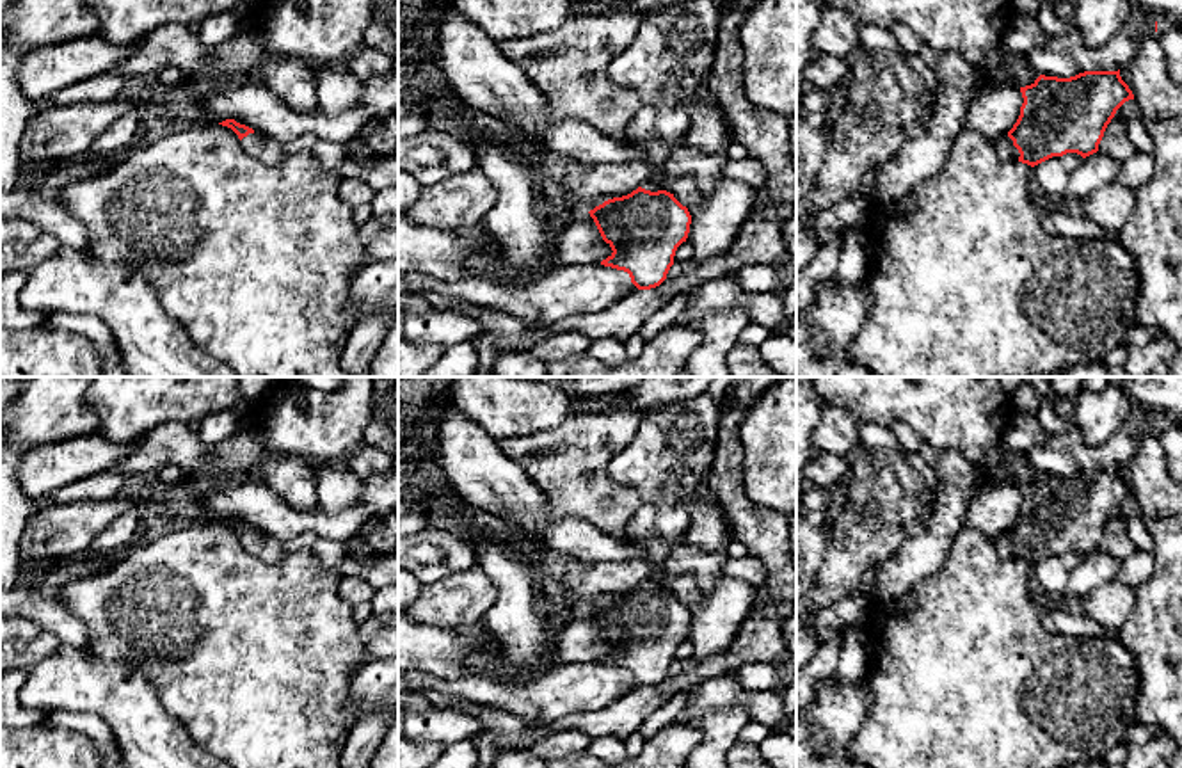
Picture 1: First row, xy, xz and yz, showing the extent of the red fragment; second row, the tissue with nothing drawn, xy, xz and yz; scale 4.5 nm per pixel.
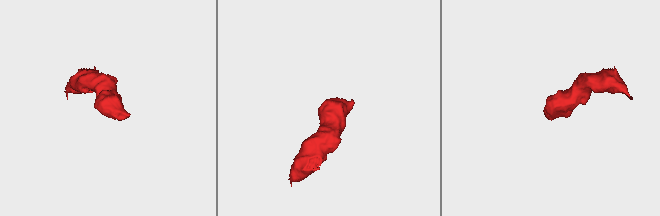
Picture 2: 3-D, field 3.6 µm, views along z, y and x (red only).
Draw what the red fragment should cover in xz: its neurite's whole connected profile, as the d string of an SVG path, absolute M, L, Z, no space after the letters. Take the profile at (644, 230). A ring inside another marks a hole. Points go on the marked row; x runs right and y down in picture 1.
M649 180L588 213L613 251L601 265L627 272L638 290L656 288L667 279L691 224L688 208Z

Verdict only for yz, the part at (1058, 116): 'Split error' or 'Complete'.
Split error

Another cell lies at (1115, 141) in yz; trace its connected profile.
M1114 119L1107 124L1104 137L1098 144L1098 151L1114 156L1120 162L1125 162L1136 153L1136 148L1127 133L1127 121Z

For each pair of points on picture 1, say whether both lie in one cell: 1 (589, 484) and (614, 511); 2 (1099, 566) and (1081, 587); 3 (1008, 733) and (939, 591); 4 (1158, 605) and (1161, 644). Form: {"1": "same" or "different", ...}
{"1": "same", "2": "same", "3": "same", "4": "same"}

